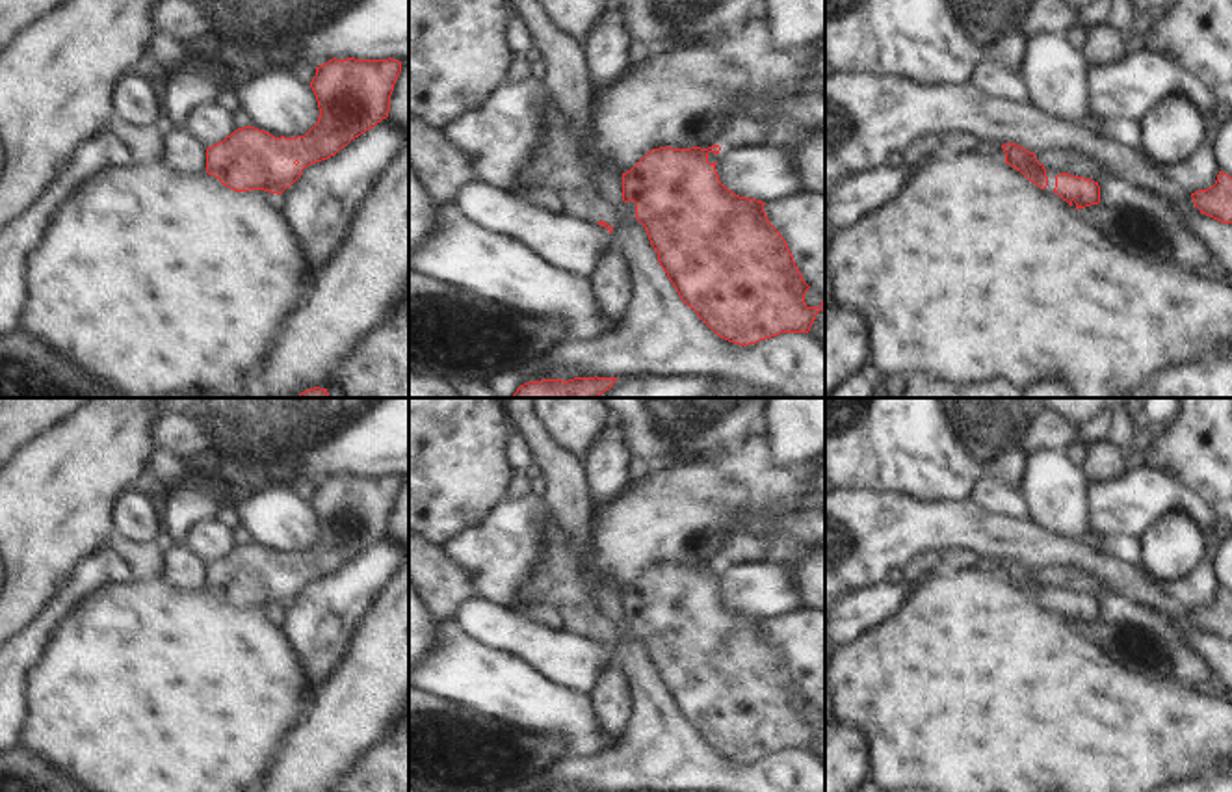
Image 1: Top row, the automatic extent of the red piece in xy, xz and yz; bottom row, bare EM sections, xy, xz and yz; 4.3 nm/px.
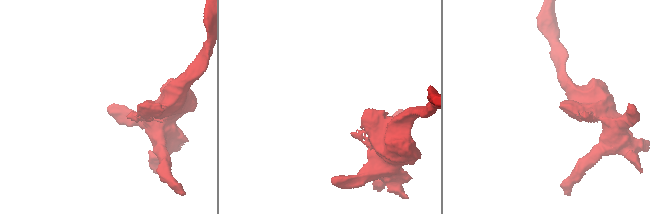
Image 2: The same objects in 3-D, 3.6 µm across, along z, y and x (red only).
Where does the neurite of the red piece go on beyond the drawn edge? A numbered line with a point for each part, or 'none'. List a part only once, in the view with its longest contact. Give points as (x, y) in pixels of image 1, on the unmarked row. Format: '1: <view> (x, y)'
none

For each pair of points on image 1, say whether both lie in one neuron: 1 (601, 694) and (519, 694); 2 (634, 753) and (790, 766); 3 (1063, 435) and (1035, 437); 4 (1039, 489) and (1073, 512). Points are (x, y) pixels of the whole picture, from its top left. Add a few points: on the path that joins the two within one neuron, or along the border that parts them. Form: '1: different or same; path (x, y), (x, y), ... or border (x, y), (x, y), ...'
1: different; border (586, 696), (593, 705), (593, 718), (608, 735)
2: same; path (673, 757), (707, 772), (751, 772)
3: same; path (1056, 435), (1043, 435)
4: same; path (1047, 489), (1065, 506)

